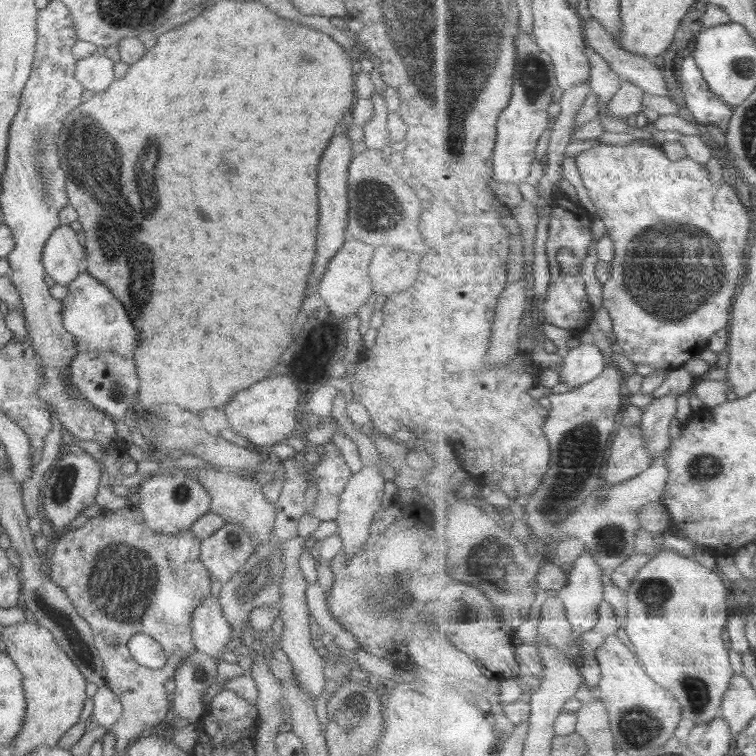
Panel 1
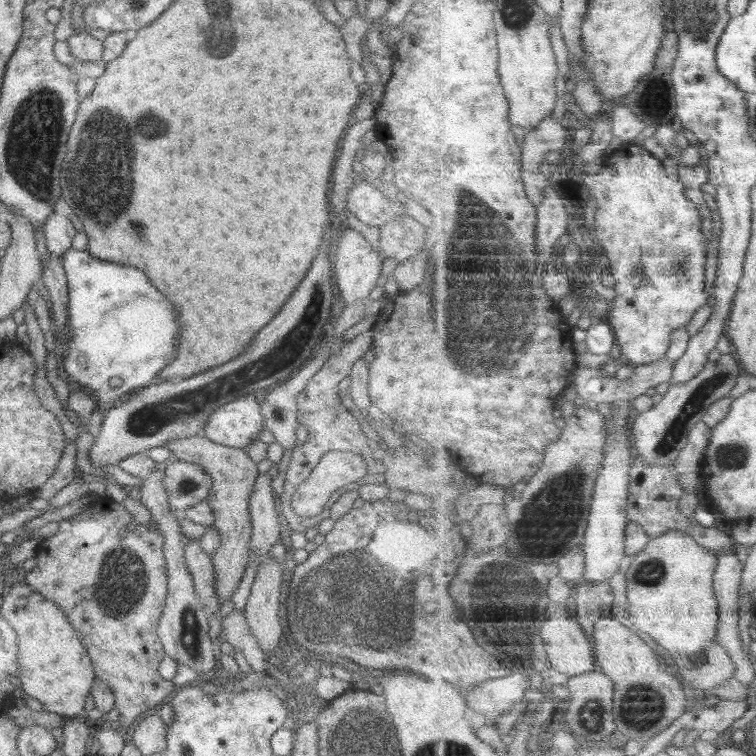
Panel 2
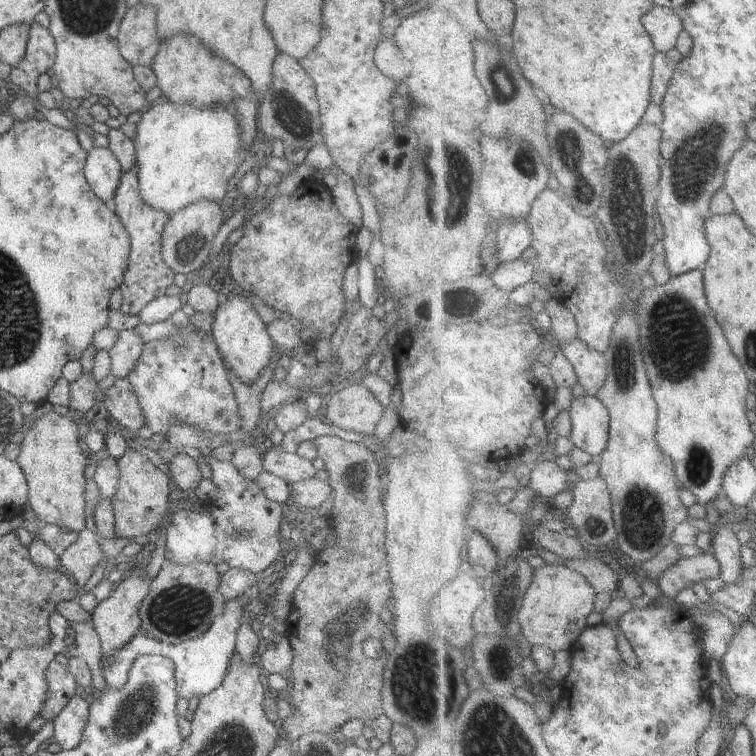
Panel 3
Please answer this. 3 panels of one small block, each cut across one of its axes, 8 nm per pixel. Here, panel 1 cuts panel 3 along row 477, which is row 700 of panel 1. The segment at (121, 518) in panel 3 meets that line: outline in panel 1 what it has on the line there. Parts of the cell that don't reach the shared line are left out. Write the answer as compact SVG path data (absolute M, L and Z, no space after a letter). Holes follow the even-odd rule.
M134 505L116 510L102 509L100 516L90 518L80 528L70 528L66 533L56 535L55 540L54 554L50 559L45 559L47 569L50 568L50 577L66 591L75 612L90 626L95 648L106 670L106 685L119 698L123 707L122 715L110 728L110 732L116 736L115 750L120 755L139 736L156 731L157 727L164 727L170 708L165 682L173 678L184 657L194 654L196 650L192 637L192 614L211 596L212 581L207 568L200 561L201 541L190 529L178 534L158 534L150 530L140 508ZM118 568L126 570L126 574L120 574ZM138 633L146 634L160 644L167 656L164 667L148 668L133 659L126 644Z

